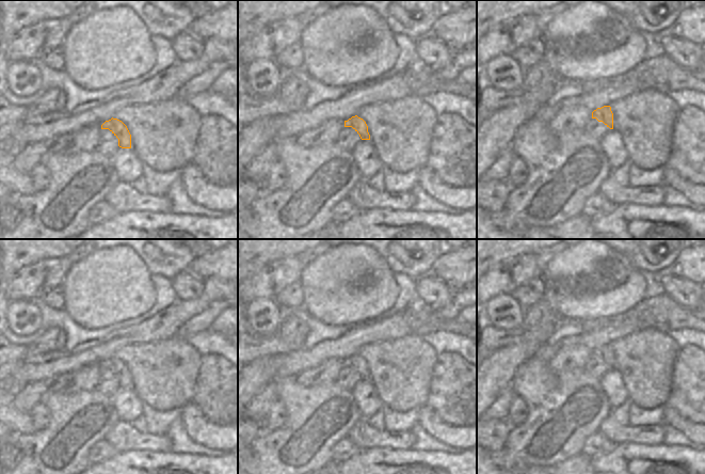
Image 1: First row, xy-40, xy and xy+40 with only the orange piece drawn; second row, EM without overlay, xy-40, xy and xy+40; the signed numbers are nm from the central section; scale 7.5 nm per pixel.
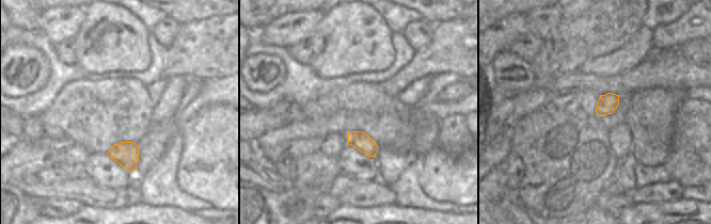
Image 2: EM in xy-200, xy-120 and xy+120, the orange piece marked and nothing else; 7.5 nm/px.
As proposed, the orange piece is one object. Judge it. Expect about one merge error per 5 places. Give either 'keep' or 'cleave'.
keep

